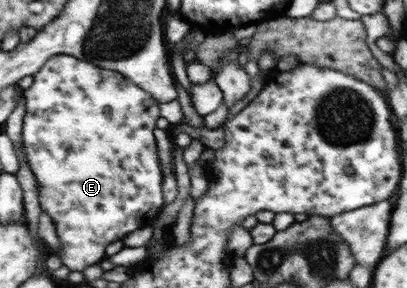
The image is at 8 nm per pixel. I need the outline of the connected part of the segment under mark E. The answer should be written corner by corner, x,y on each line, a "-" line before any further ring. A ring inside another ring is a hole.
54,55
33,77
32,85
23,91
26,106
22,124
23,159
29,165
31,173
35,175
40,207
51,217
57,235
61,239
61,245
63,245
61,259
63,259
65,267
69,267
71,271
83,271
85,267
95,265
105,257
105,249
109,243
123,241
125,233
153,225
153,219
157,219
159,211
163,209
163,203
165,203
163,193
161,193
163,169
161,169
161,161
159,161
159,153
157,153
158,149
155,145
155,137
153,137
155,121
159,117
159,103
150,92
143,91
143,88
139,87
133,80
127,79
122,72
100,68
90,61
80,60
75,56

